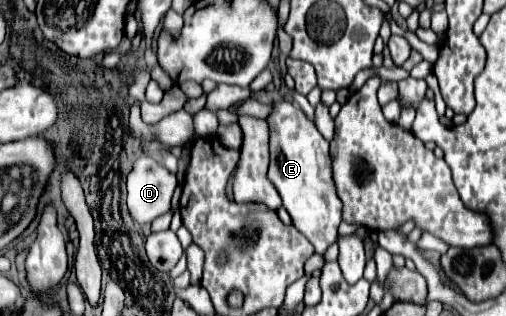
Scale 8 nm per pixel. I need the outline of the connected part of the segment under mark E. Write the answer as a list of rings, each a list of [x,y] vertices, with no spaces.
[[[289,101],[273,103],[273,113],[267,117],[267,121],[271,129],[269,179],[277,187],[293,225],[313,243],[315,251],[323,255],[327,247],[337,241],[337,227],[341,223],[343,207],[331,175],[329,143],[317,131],[315,123],[309,121],[307,115]]]

